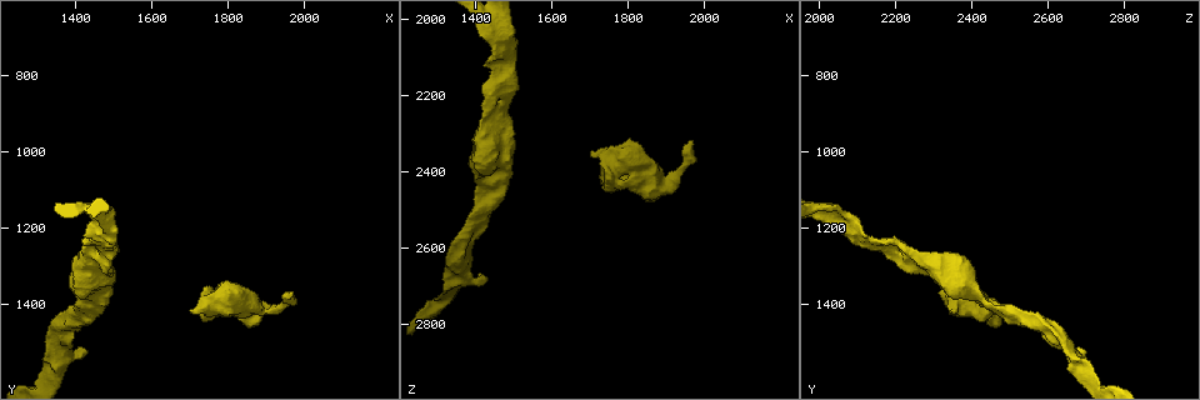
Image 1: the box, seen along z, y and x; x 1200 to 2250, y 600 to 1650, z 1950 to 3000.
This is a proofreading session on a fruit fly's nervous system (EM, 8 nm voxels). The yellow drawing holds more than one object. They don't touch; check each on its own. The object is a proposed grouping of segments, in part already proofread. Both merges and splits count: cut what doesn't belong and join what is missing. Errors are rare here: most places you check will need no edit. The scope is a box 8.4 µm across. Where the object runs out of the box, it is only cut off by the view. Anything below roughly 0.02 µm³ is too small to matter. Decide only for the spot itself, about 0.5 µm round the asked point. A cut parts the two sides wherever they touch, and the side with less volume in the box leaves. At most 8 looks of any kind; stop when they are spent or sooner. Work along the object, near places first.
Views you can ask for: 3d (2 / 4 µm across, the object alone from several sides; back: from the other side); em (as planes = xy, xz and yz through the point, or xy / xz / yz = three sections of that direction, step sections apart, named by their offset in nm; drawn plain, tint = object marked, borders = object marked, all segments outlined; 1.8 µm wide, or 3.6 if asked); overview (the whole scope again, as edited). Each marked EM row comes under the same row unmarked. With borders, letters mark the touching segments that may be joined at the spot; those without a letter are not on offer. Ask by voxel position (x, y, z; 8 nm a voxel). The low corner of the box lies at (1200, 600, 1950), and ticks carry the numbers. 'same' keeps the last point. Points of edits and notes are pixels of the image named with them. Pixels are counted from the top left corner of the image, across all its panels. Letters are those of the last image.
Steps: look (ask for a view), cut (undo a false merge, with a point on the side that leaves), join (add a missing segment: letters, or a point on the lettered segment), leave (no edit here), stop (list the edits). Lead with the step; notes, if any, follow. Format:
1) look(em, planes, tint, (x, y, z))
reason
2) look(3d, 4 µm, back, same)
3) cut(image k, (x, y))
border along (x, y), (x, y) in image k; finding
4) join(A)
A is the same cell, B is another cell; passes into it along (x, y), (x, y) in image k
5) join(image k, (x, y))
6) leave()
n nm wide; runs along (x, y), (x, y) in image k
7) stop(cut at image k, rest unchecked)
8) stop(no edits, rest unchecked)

look(em, xz, step 16, borders, (1970, 1370, 2325))

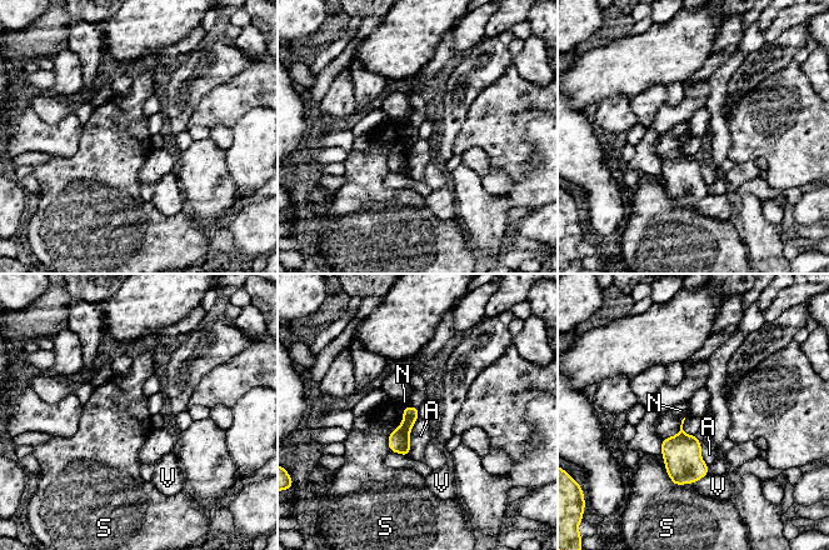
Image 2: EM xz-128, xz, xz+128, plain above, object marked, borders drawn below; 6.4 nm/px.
look(em, xy, step 4, borders, same)
another direction

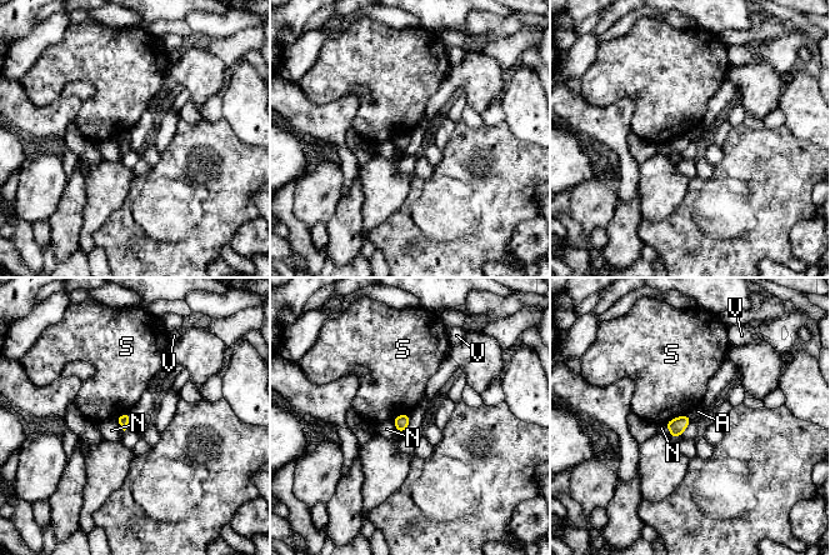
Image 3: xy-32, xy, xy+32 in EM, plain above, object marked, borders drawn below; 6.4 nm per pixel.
leave()
A, N, S and V are other cells; border along (688, 414), (675, 416), (665, 424) in image 3; none of them fits

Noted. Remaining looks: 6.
look(em, 3.6 µm, planes, borders, (1705, 1425, 2355))
an open end

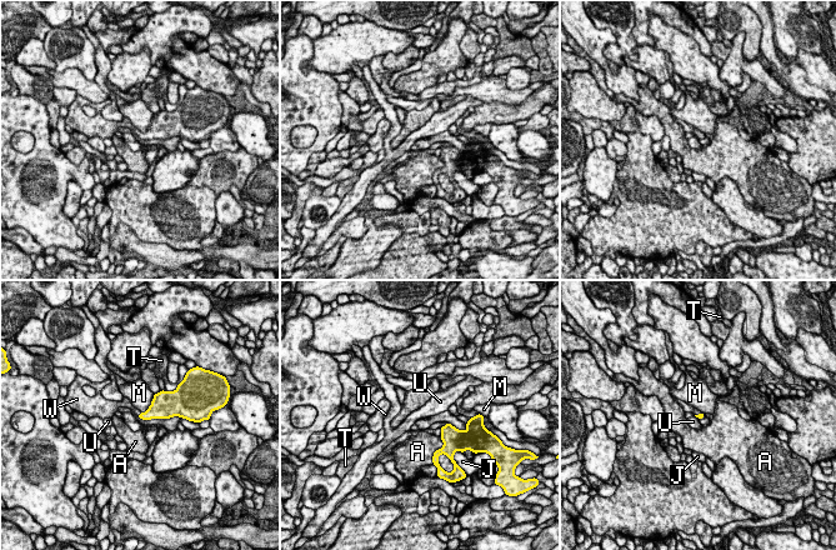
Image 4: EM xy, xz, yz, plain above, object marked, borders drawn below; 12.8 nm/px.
join(W)
W is the same cell, A, J, M, T and U are other cells; passes into it along (158, 409), (139, 414), (125, 403) in image 4; it goes on there

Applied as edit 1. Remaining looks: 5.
look(em, planes, borders, (1405, 1400, 2445))
touches itself

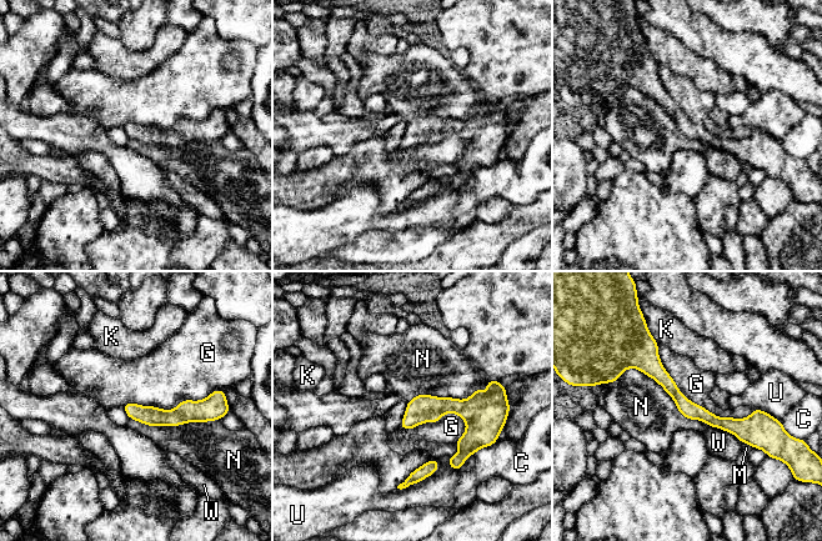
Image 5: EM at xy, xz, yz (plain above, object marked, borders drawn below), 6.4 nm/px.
leave()
N touches over 700 nm; C, G, K, M, N, U and W are other cells; runs along (635, 364), (717, 422), (767, 417) in image 5; continuous, no second neuron

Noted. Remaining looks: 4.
look(3d, 2 µm, (1430, 1520, 2675))
branch stops here

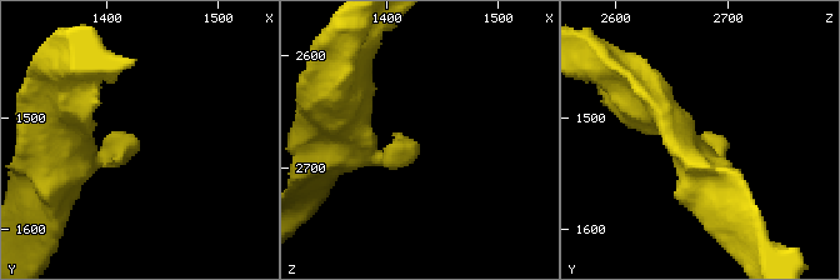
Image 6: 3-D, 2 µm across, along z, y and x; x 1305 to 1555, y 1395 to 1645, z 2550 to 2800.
look(em, planes, borders, (1430, 1522, 2680))

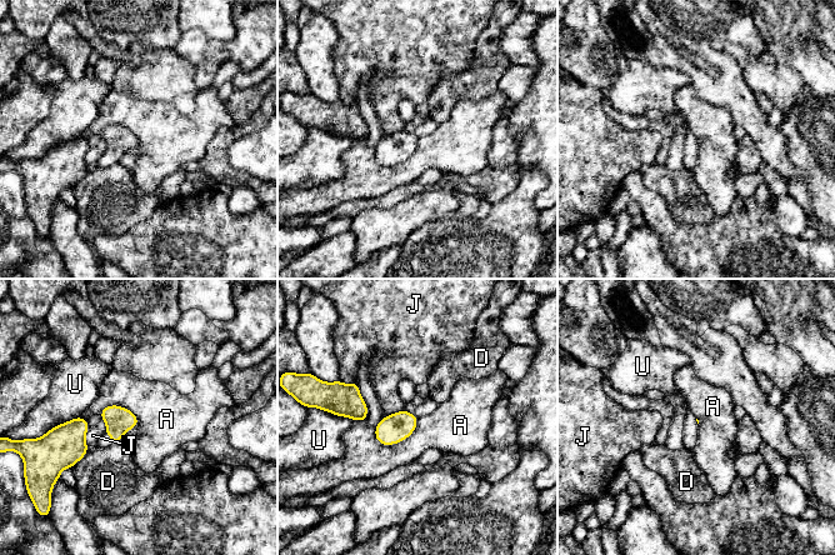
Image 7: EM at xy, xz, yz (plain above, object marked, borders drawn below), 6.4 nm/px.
leave()
A touches over 320 nm; A, D, J and U are other cells; border along (419, 418), (400, 441), (374, 436) in image 7; no lettered segment goes on from it

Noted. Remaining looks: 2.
stop(join at image 4, rest unchecked)

